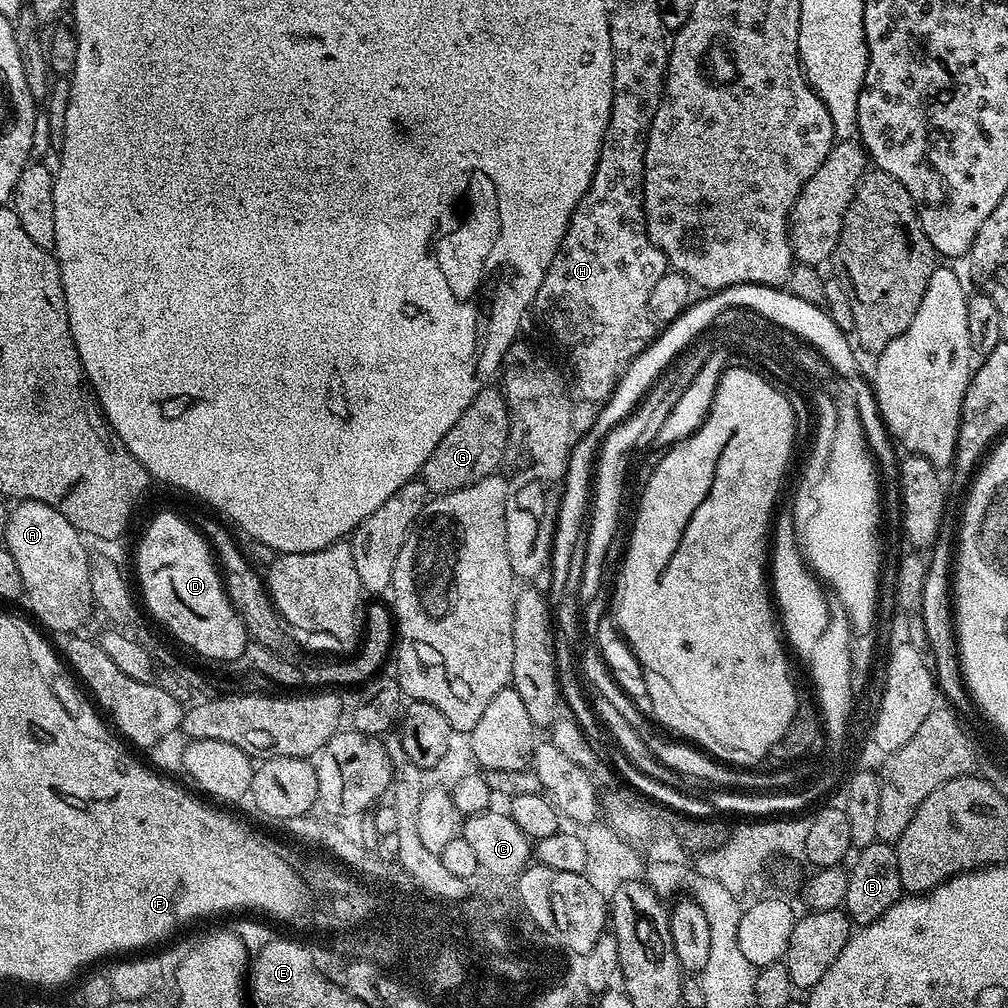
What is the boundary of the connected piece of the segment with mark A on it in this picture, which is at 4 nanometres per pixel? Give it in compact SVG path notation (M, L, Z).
M21 500L8 513L8 525L2 533L3 547L14 554L14 563L22 574L26 604L32 607L35 619L41 625L45 624L52 632L59 634L76 634L88 620L88 615L94 612L91 592L91 566L89 564L89 549L84 548L85 537L73 524L54 506L43 504L37 500Z

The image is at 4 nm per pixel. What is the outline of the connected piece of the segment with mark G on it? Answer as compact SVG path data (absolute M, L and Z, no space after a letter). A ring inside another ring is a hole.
M485 386L481 392L464 408L462 418L446 430L442 442L434 446L434 454L426 458L422 469L422 479L428 485L429 493L443 494L462 490L468 481L483 476L492 465L503 460L504 434L510 430L505 419L508 407L504 393L499 387Z

